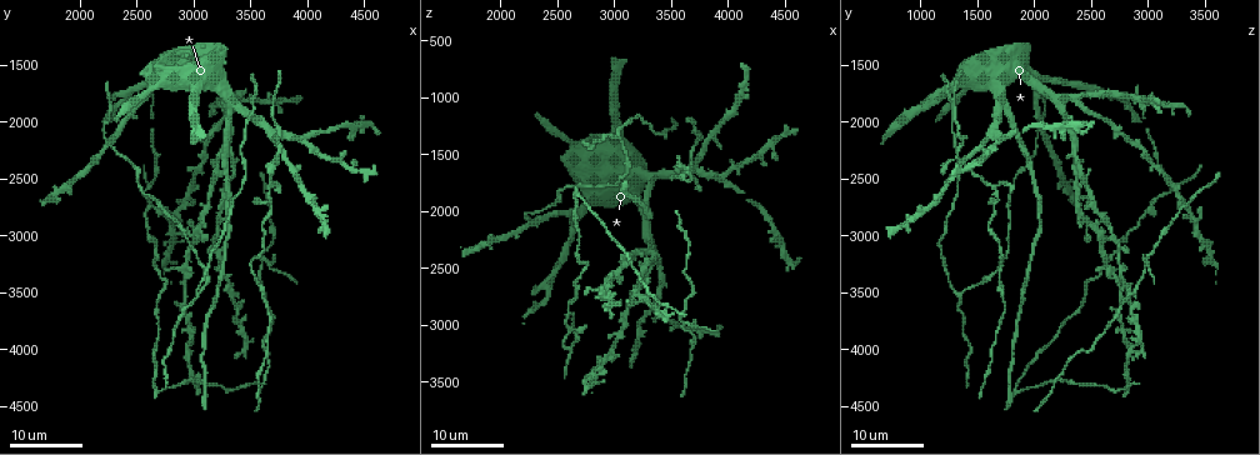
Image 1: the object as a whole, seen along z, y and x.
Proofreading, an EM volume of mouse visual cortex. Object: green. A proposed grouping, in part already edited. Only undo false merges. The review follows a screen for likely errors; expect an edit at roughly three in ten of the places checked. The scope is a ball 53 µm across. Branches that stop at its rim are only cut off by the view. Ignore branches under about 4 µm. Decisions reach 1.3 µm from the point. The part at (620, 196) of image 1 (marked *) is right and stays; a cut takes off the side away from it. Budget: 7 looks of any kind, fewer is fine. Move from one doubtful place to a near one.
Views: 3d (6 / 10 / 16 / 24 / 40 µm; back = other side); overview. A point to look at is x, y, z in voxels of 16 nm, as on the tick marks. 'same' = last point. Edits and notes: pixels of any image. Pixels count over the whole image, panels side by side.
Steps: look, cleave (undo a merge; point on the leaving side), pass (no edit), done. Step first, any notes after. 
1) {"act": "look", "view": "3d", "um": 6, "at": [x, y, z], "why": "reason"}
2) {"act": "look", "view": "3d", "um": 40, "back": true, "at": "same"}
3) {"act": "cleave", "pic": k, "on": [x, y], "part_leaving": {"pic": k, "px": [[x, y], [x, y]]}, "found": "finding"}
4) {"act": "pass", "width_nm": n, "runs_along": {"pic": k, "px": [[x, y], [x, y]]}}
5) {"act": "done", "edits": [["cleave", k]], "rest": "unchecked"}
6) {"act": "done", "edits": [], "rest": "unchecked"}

{"act": "look", "view": "3d", "um": 16, "at": [2300, 2220, 2040], "why": "arms part here"}

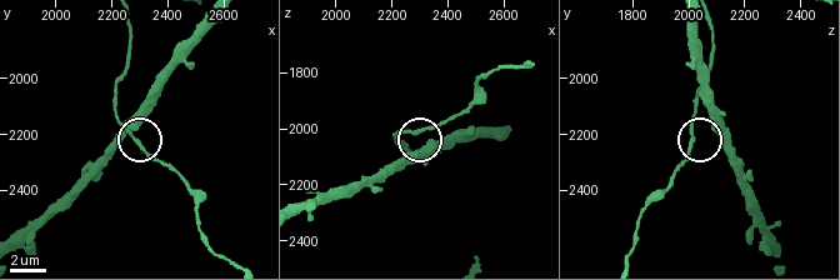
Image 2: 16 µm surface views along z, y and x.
{"act": "look", "view": "3d", "um": 10, "at": [2290, 2220, 2020], "why": "closer look"}

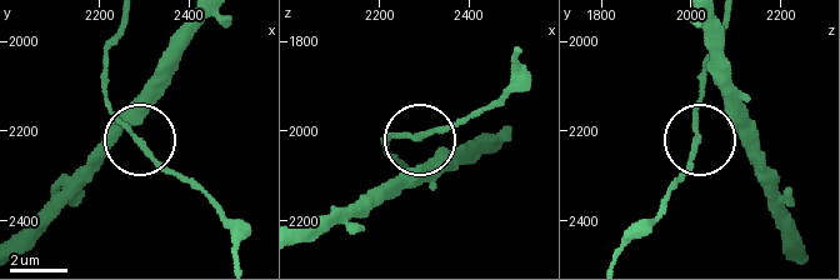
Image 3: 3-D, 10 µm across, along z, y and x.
{"act": "pass", "width_nm": 140, "found": "one cell here"}

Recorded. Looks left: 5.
{"act": "look", "view": "3d", "um": 16, "at": [3600, 3180, 3000], "why": "a fork"}

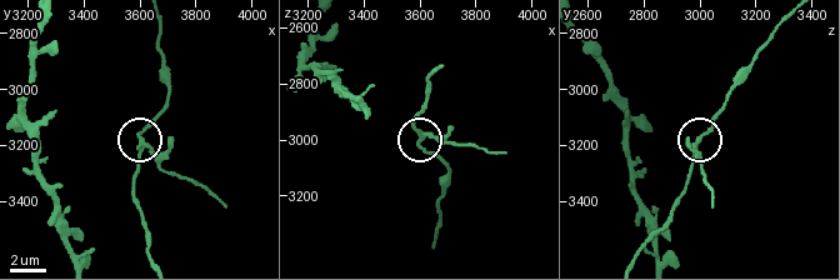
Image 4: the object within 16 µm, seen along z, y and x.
{"act": "look", "view": "3d", "um": 6, "at": [3630, 3210, 2990], "why": "zoom in"}

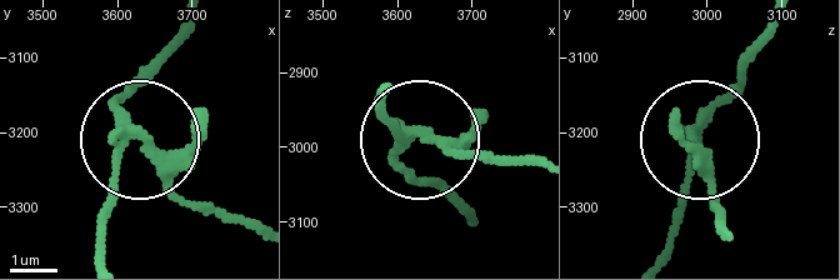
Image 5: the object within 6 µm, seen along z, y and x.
{"act": "cleave", "pic": 5, "on": [199, 133], "arms": 3, "part_leaving": {"pic": 5, "px": [[134, 133], [166, 189], [250, 220]]}, "found": "two cells meet here"}

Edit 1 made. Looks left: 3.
{"act": "look", "view": "3d", "um": 16, "at": [3380, 3580, 2820], "why": "arms part here"}

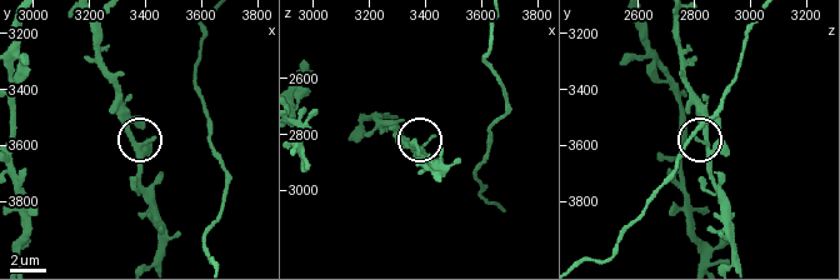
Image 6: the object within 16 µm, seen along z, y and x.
{"act": "look", "view": "3d", "um": 10, "at": [3390, 3590, 2850], "why": "zoom in"}

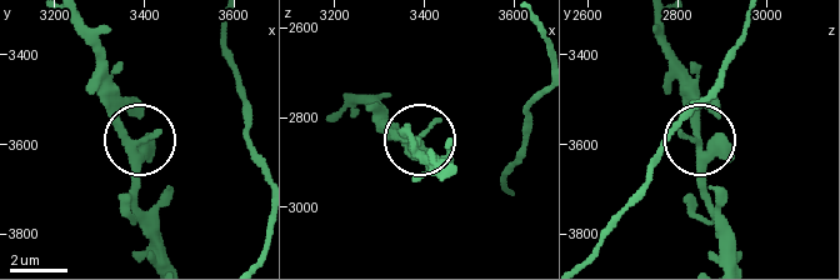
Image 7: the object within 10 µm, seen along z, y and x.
{"act": "pass", "side_arm_um": 9, "runs_along": {"pic": 7, "px": [[73, 20], [96, 56], [110, 114], [136, 145], [134, 219]]}, "found": "all the same cell"}

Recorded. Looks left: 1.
{"act": "done", "edits": [["cleave", 5]], "rest": "unchecked"}

